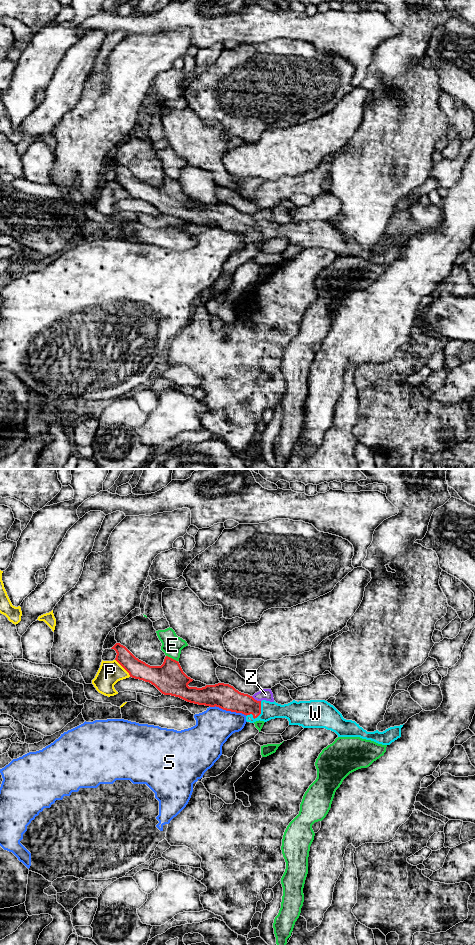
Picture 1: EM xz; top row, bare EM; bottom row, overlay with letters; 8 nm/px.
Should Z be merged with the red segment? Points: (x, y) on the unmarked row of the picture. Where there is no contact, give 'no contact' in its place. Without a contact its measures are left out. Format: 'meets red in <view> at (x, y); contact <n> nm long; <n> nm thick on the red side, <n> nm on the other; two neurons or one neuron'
meets red in xz at (256, 220); contact 90 nm long; 200 nm thick on the red side, 100 nm on the other; two neurons

